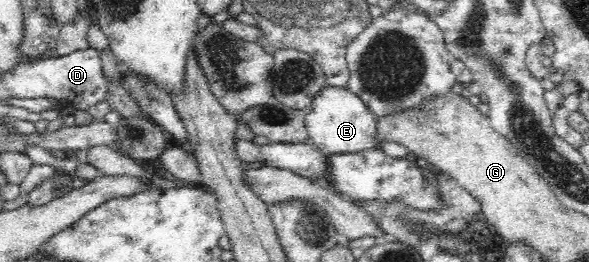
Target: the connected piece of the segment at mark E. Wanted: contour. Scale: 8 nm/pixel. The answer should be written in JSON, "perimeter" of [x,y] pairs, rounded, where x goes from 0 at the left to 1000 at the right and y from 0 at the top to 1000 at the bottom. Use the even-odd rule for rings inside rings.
{"perimeter":[[[548,332],[528,397],[528,424],[518,443],[520,504],[525,538],[542,557],[548,584],[610,588],[649,565],[640,500],[642,450],[632,420],[591,336]]]}

